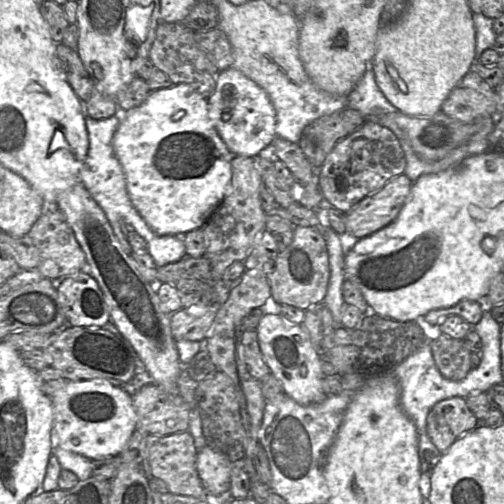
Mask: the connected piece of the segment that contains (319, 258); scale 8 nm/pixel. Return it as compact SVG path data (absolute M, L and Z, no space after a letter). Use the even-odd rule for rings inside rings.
M295 226L291 244L278 253L267 279L271 296L280 305L290 305L305 311L322 302L328 289L330 265L326 241L320 230L315 227Z

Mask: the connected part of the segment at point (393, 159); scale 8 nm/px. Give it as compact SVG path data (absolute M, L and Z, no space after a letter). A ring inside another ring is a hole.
M366 120L356 131L341 139L318 169L324 200L347 213L366 196L380 190L392 178L403 174L406 158L398 137L387 127Z

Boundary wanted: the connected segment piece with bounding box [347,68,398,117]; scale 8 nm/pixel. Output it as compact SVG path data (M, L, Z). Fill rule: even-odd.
M372 68L366 69L347 97L347 107L357 110L363 117L398 111L379 89Z

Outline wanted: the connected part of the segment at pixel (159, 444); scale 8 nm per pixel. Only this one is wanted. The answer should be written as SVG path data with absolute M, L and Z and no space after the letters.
M188 431L169 435L146 435L146 457L151 477L163 480L168 493L204 499L206 502L208 494L196 467L197 453L193 437Z

